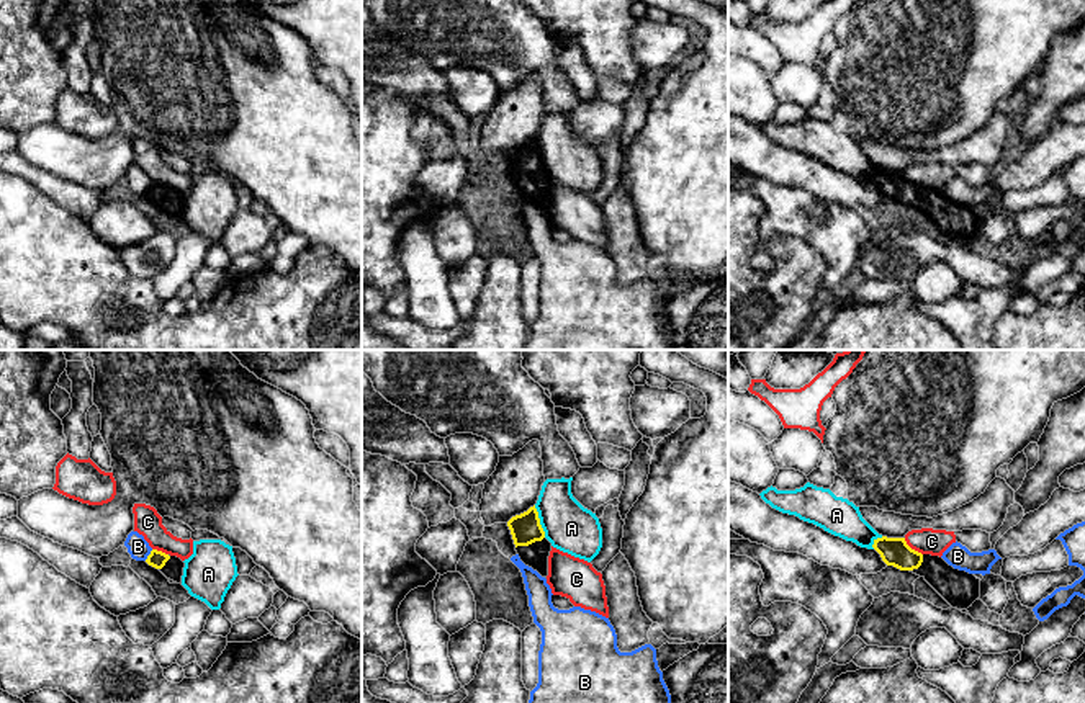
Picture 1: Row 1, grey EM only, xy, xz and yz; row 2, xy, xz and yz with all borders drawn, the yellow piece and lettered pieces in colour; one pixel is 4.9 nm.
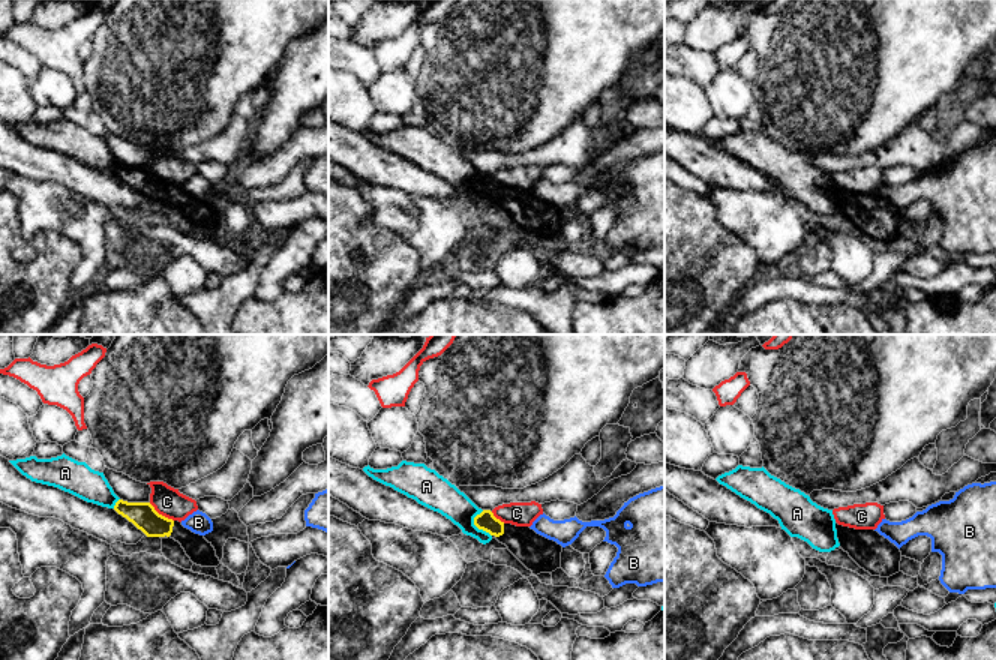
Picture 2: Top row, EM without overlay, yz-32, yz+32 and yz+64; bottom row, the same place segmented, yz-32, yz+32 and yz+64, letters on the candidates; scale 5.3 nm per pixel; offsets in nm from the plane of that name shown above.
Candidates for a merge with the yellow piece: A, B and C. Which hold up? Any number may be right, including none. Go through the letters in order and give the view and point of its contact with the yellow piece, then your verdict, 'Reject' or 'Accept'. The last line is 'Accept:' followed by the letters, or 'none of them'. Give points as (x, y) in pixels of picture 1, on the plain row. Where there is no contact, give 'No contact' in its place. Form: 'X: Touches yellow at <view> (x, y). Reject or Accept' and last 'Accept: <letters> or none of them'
A: Touches yellow at xz (539, 156). Reject
B: Touches yellow at xy (149, 188). Reject
C: Touches yellow at yz (910, 182). Reject
Accept: none of them

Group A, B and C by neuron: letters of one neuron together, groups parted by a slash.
A / B / C

